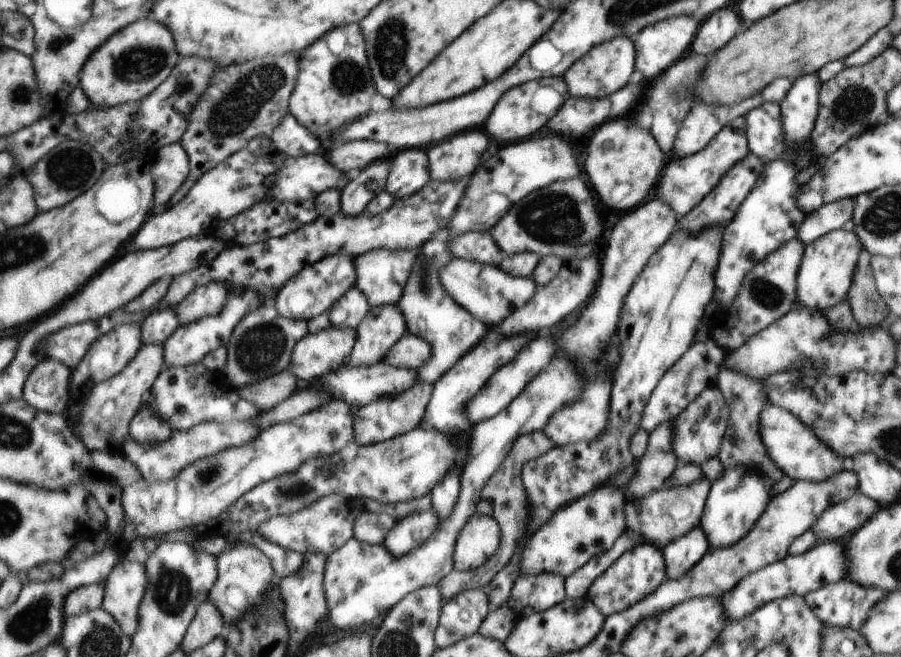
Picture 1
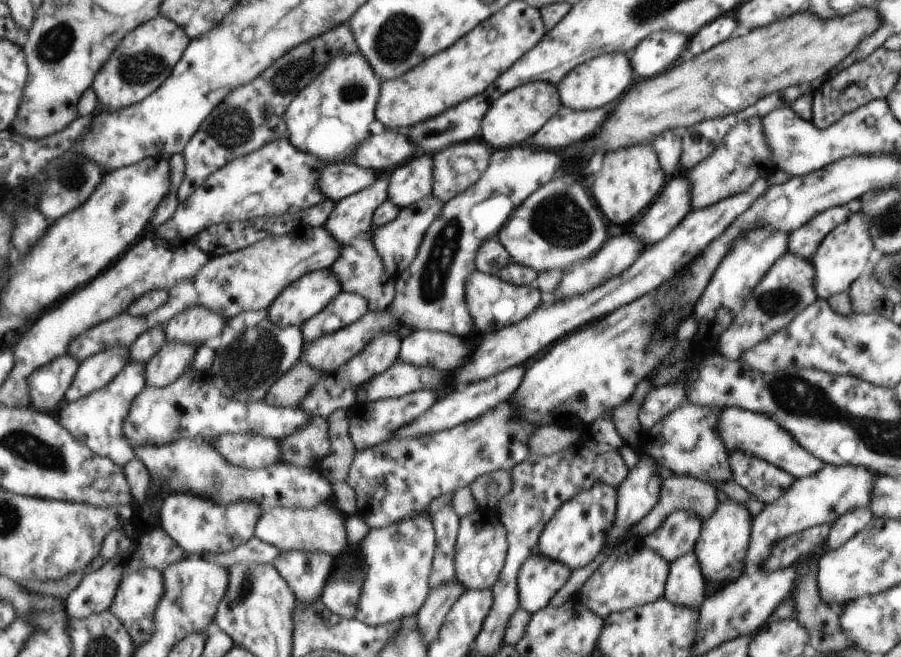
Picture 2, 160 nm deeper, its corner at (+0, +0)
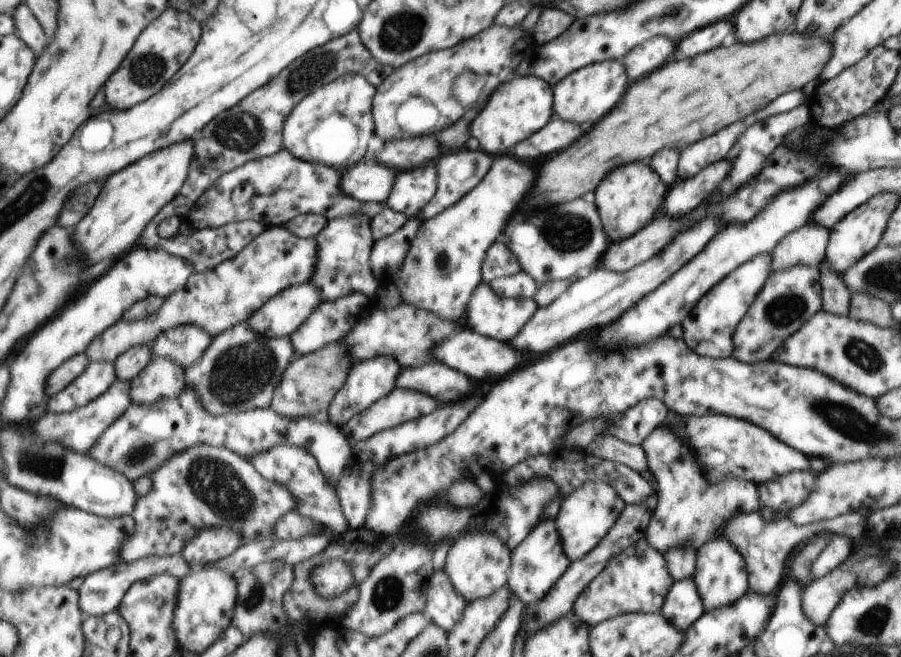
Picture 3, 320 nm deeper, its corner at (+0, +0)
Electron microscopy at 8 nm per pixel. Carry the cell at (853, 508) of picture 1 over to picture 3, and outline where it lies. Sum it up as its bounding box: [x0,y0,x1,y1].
[811,534,851,579]

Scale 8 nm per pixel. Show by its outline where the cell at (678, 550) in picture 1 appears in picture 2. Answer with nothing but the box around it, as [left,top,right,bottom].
[663,553,706,611]

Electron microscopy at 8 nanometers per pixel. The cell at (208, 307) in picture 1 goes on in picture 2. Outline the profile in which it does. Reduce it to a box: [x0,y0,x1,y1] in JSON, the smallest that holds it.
[164,306,226,347]

